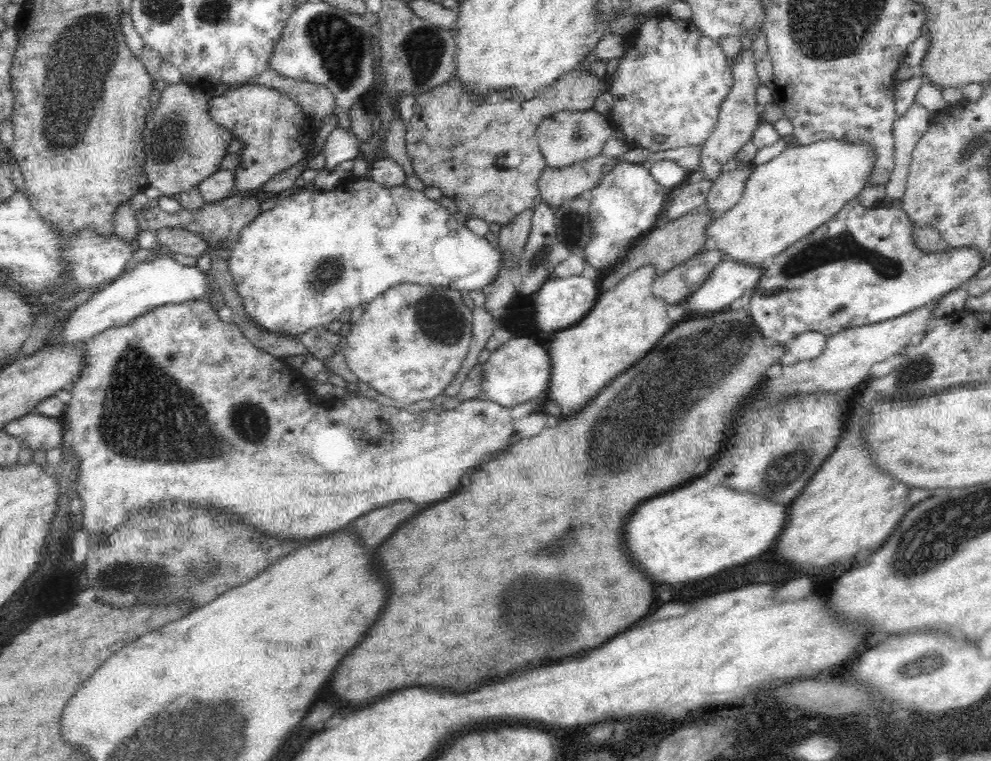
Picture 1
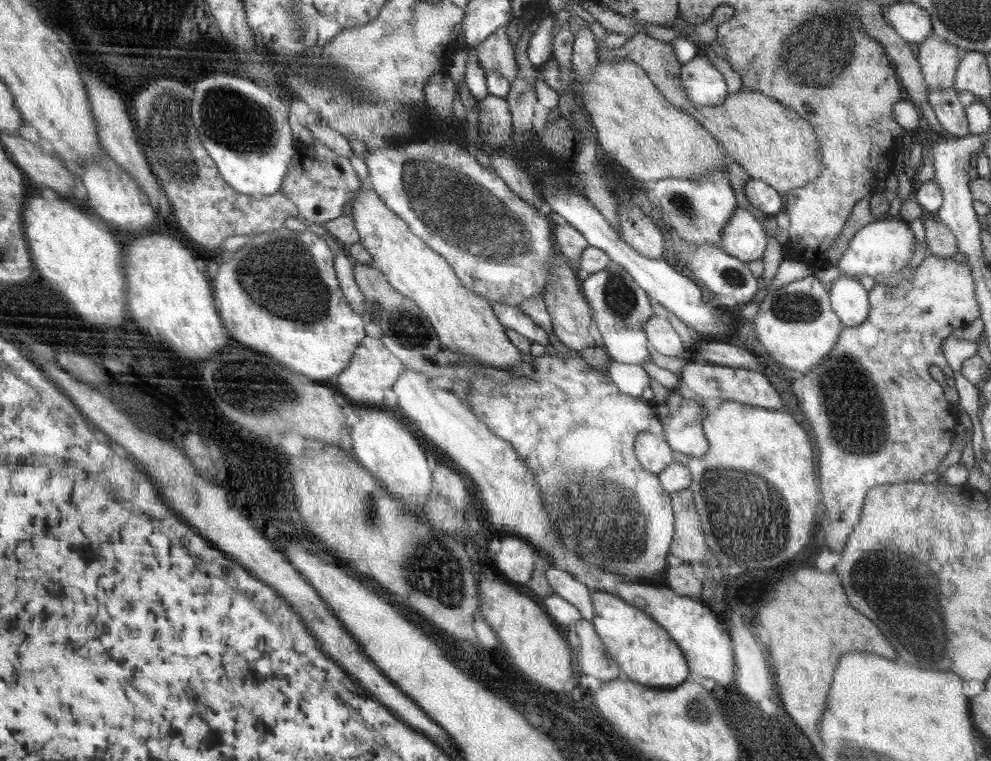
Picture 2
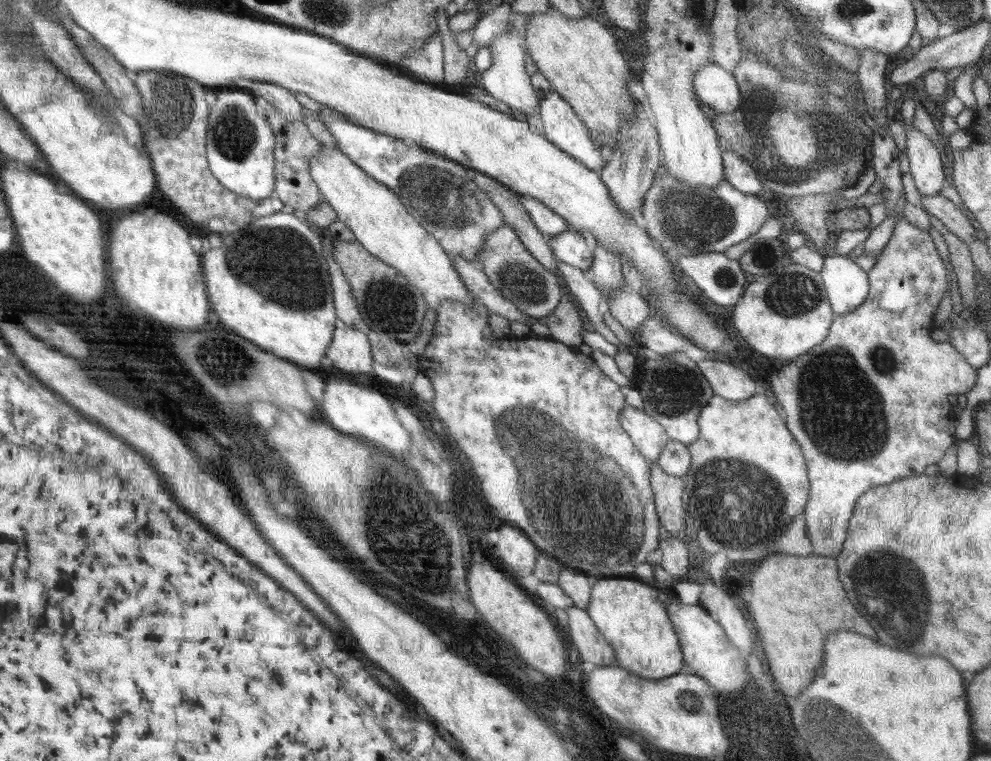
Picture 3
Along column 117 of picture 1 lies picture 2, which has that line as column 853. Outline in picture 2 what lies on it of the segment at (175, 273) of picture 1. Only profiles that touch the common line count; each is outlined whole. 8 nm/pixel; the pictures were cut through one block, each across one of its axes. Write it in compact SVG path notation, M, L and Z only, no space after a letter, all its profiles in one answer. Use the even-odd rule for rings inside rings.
M841 274L829 285L831 307L840 315L840 320L848 326L858 326L866 322L870 312L869 291L856 278Z

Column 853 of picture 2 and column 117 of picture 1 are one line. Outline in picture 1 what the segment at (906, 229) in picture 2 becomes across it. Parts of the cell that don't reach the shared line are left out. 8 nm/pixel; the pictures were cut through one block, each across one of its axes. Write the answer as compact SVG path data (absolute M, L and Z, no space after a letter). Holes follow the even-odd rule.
M85 233L80 234L70 244L70 250L66 252L66 260L74 265L75 280L82 285L79 290L83 291L86 287L104 286L118 278L124 273L126 262L132 258L137 248L136 244L128 244L115 234L112 234L110 238L99 238L96 234Z

